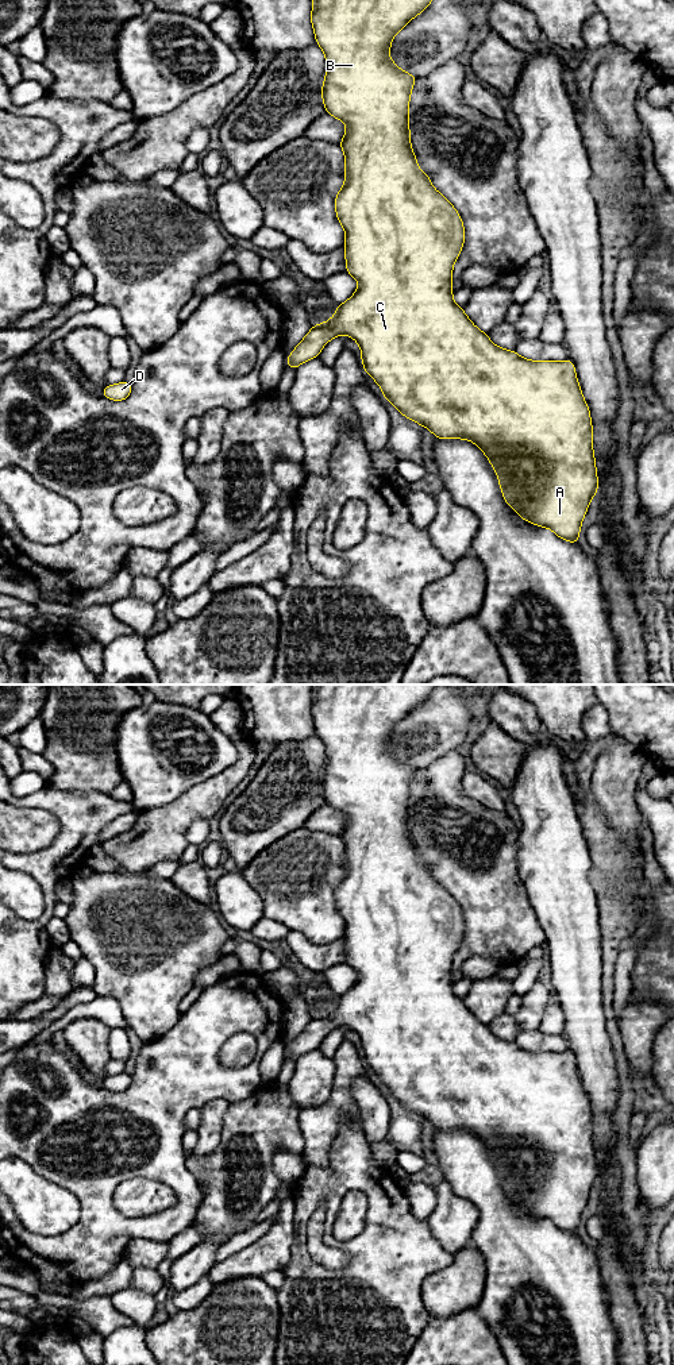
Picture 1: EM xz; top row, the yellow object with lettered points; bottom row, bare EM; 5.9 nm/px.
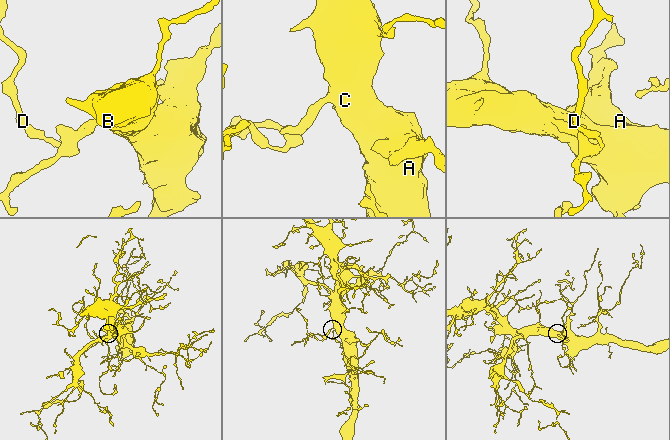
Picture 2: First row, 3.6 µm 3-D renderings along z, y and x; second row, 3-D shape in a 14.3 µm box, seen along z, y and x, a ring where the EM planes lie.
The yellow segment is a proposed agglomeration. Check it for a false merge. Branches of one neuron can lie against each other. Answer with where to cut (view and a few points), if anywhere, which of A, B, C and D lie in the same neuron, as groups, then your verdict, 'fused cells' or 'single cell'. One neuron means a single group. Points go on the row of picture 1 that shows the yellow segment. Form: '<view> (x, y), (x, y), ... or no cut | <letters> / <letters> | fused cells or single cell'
no cut | A B C D | single cell

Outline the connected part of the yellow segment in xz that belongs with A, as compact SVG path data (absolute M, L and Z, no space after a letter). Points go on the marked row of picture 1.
M312 0L311 23L316 43L326 55L327 70L321 86L321 97L326 113L343 122L347 128L343 139L338 143L344 151L344 185L335 197L336 219L342 224L344 239L346 273L358 281L357 292L343 304L338 305L335 315L321 324L315 324L304 339L296 346L286 366L296 369L311 359L319 356L323 347L340 335L351 336L361 347L362 365L381 387L384 398L394 405L403 416L428 428L438 439L465 439L473 441L489 459L497 474L498 485L505 502L528 523L551 529L558 537L578 544L581 524L588 512L592 498L598 490L596 459L593 452L593 427L589 406L582 396L579 382L575 375L575 366L570 359L529 360L521 358L516 351L501 348L493 344L486 332L478 329L466 316L463 308L458 306L452 298L452 267L465 243L465 227L458 211L439 193L431 184L427 173L419 169L417 159L411 147L409 131L409 99L416 76L401 70L389 55L394 35L401 31L415 16L420 15L432 0Z

